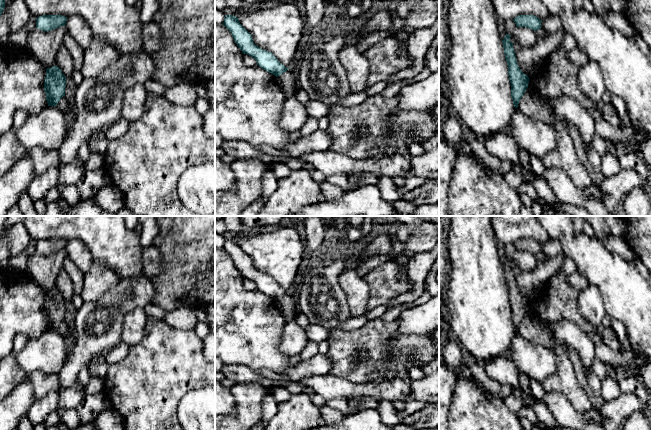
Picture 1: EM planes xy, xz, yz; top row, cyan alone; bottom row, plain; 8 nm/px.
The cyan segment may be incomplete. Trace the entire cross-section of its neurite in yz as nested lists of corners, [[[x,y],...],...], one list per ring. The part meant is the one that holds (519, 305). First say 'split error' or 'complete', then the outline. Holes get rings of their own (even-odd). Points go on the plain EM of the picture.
complete | [[[506,257],[502,267],[505,284],[508,290],[508,300],[511,308],[511,321],[514,331],[517,332],[520,323],[528,312],[529,301],[521,295],[517,288],[513,267],[510,265],[510,261],[511,259]]]

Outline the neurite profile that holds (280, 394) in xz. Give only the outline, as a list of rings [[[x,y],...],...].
[[[271,386],[268,387],[268,393],[271,395],[278,403],[284,402],[291,398],[292,394],[284,387]]]

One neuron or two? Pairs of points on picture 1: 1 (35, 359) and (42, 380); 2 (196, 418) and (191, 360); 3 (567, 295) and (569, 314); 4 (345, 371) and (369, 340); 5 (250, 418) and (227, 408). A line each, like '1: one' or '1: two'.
1: two
2: two
3: one
4: one
5: two

